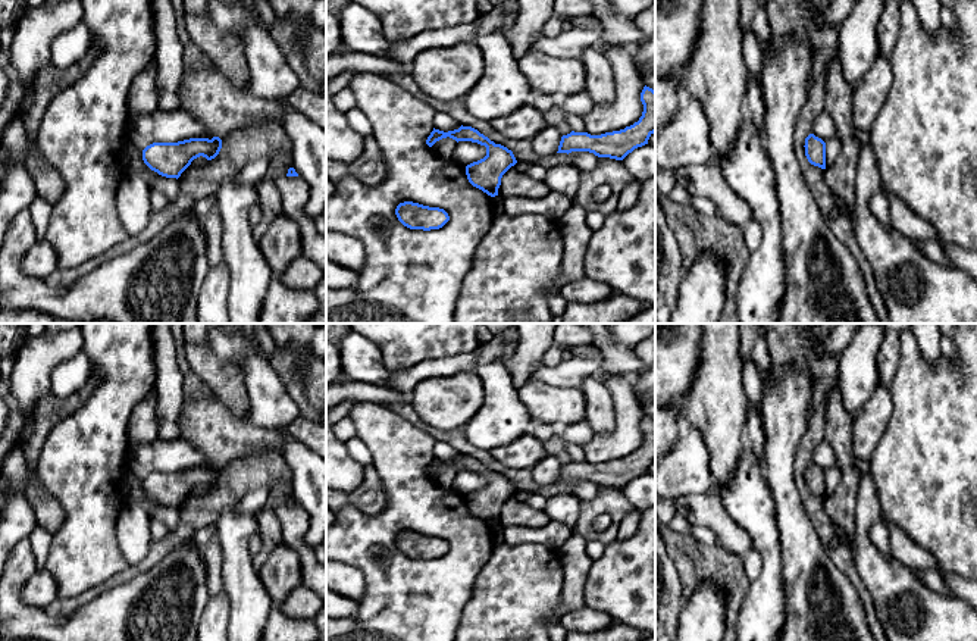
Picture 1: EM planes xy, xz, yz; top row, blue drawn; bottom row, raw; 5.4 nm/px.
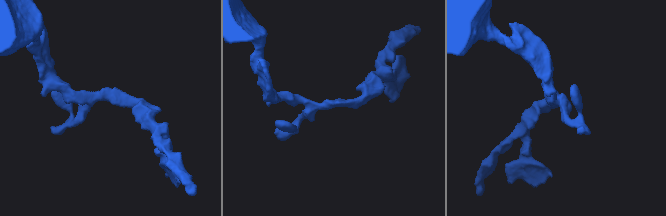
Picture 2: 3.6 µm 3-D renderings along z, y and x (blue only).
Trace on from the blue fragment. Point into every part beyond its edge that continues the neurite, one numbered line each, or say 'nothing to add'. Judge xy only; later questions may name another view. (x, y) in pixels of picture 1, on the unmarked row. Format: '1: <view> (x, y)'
nothing to add

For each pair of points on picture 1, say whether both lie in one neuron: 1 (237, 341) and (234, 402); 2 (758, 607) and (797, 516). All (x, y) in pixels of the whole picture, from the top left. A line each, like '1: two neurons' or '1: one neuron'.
1: two neurons
2: two neurons

